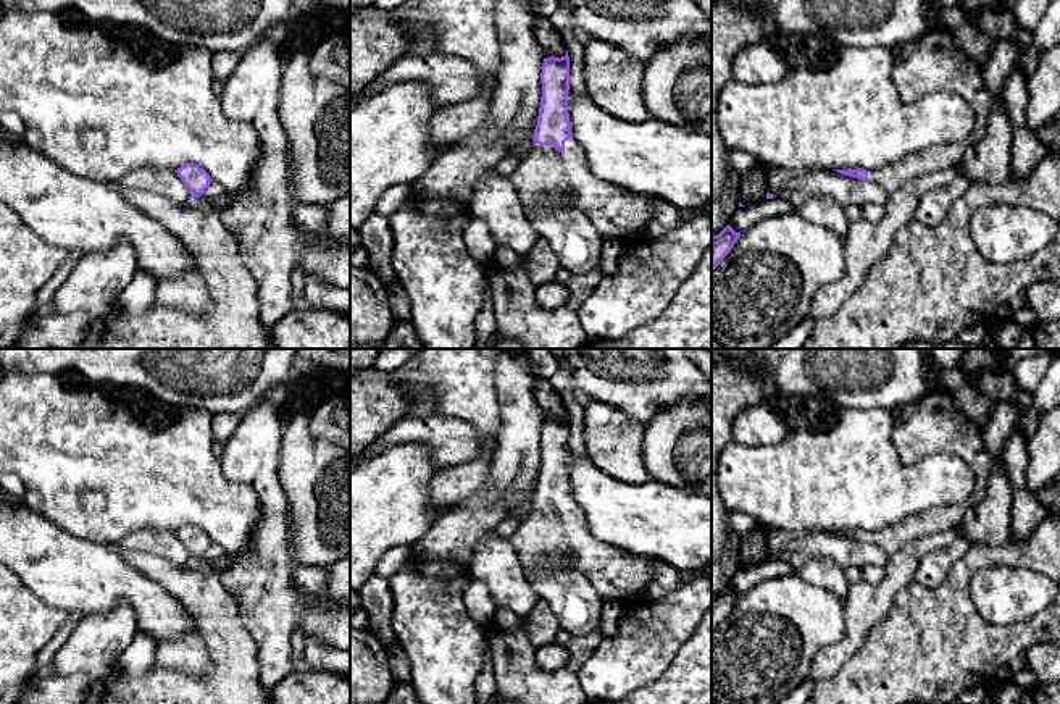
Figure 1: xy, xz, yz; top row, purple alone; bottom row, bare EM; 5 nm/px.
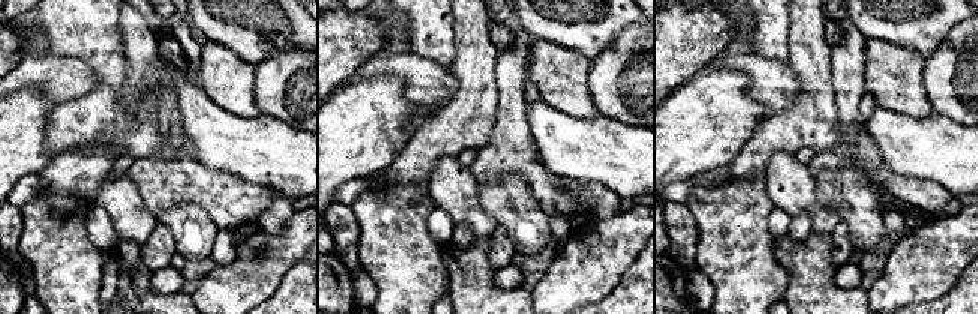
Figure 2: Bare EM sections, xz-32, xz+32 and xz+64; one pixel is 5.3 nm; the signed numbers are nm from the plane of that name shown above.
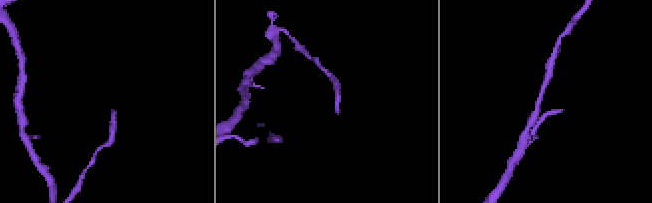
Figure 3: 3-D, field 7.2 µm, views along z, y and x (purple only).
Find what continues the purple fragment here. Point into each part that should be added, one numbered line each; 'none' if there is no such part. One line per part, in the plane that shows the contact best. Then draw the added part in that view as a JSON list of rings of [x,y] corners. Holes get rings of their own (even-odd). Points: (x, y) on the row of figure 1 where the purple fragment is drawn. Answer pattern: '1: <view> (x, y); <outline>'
1: xz (544, 175); [[[568,139],[561,153],[552,144],[534,142],[531,153],[508,176],[523,208],[532,210],[544,200],[566,199],[581,210],[602,236],[626,239],[649,233],[653,203],[649,195],[629,192],[595,178],[576,142]]]

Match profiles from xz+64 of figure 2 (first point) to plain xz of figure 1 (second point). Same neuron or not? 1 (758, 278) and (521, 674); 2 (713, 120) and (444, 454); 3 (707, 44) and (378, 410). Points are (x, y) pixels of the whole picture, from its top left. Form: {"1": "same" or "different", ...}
{"1": "different", "2": "different", "3": "same"}

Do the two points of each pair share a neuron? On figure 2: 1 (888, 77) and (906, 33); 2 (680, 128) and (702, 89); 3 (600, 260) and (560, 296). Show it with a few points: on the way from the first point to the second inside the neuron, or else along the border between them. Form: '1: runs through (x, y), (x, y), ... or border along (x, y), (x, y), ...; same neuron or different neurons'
1: border along (867, 38), (914, 48), (924, 57); different neurons
2: runs through (689, 119), (702, 105), (702, 98); same neuron
3: runs through (590, 266), (570, 286); same neuron

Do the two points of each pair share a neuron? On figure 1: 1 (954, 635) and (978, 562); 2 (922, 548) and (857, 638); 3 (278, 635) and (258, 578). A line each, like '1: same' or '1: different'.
1: same
2: same
3: same

